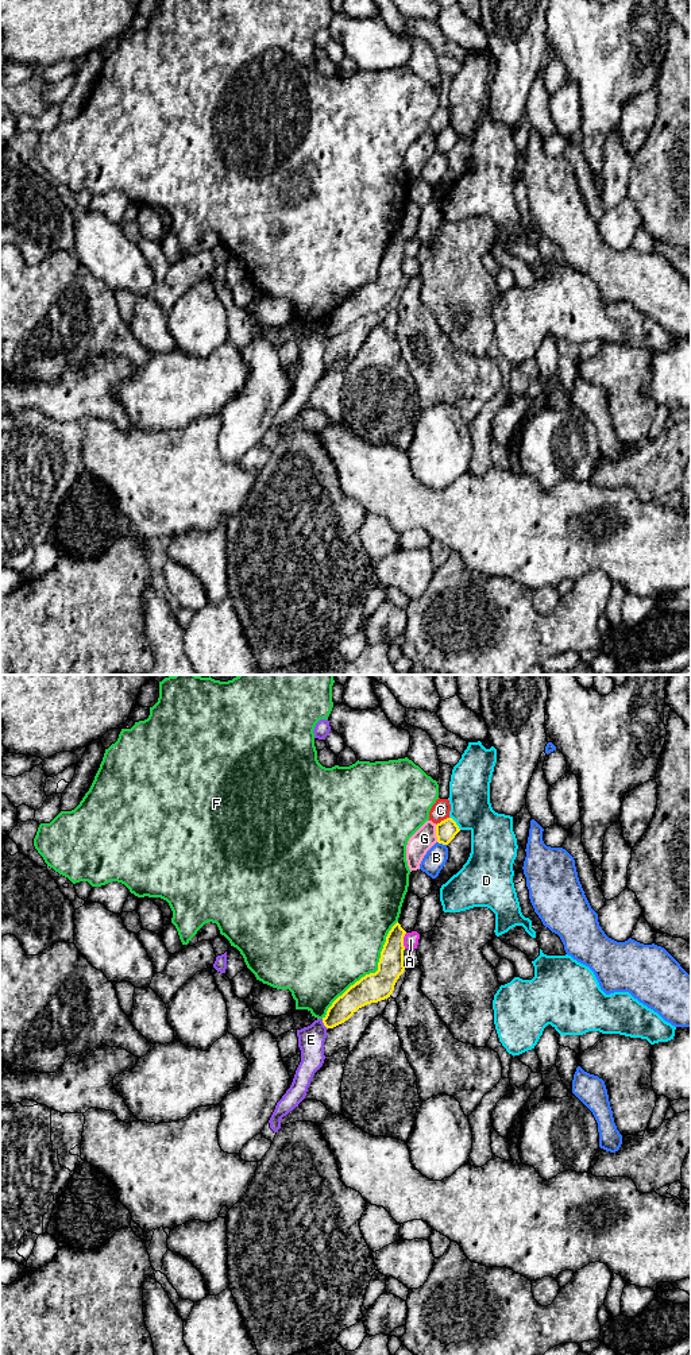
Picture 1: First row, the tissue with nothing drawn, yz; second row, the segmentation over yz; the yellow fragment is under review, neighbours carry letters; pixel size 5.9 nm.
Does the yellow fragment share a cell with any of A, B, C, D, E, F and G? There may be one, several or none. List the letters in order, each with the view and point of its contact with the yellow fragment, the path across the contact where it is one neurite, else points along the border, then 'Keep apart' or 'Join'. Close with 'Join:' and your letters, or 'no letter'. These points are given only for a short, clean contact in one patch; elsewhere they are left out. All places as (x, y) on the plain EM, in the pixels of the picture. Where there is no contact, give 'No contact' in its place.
A: Touches yellow at yz (402, 250). Keep apart
B: Touches yellow at yz (441, 151). Keep apart
C: Touches yellow at yz (441, 130). Keep apart
D: Touches yellow at yz (455, 132). Boundary: yz (450, 126), (460, 138). Keep apart
E: Touches yellow at yz (324, 334). Boundary: yz (321, 328), (327, 338). Keep apart
F: Touches yellow at yz (371, 282). Keep apart
G: Touches yellow at yz (436, 142). Keep apart
Join: no letter

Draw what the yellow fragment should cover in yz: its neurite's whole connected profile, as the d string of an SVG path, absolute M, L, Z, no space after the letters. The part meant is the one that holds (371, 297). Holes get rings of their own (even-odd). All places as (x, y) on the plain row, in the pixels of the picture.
M397 231L386 246L378 279L366 283L339 305L328 317L323 332L333 337L348 329L359 317L390 306L394 294L404 282L404 246L406 240Z

